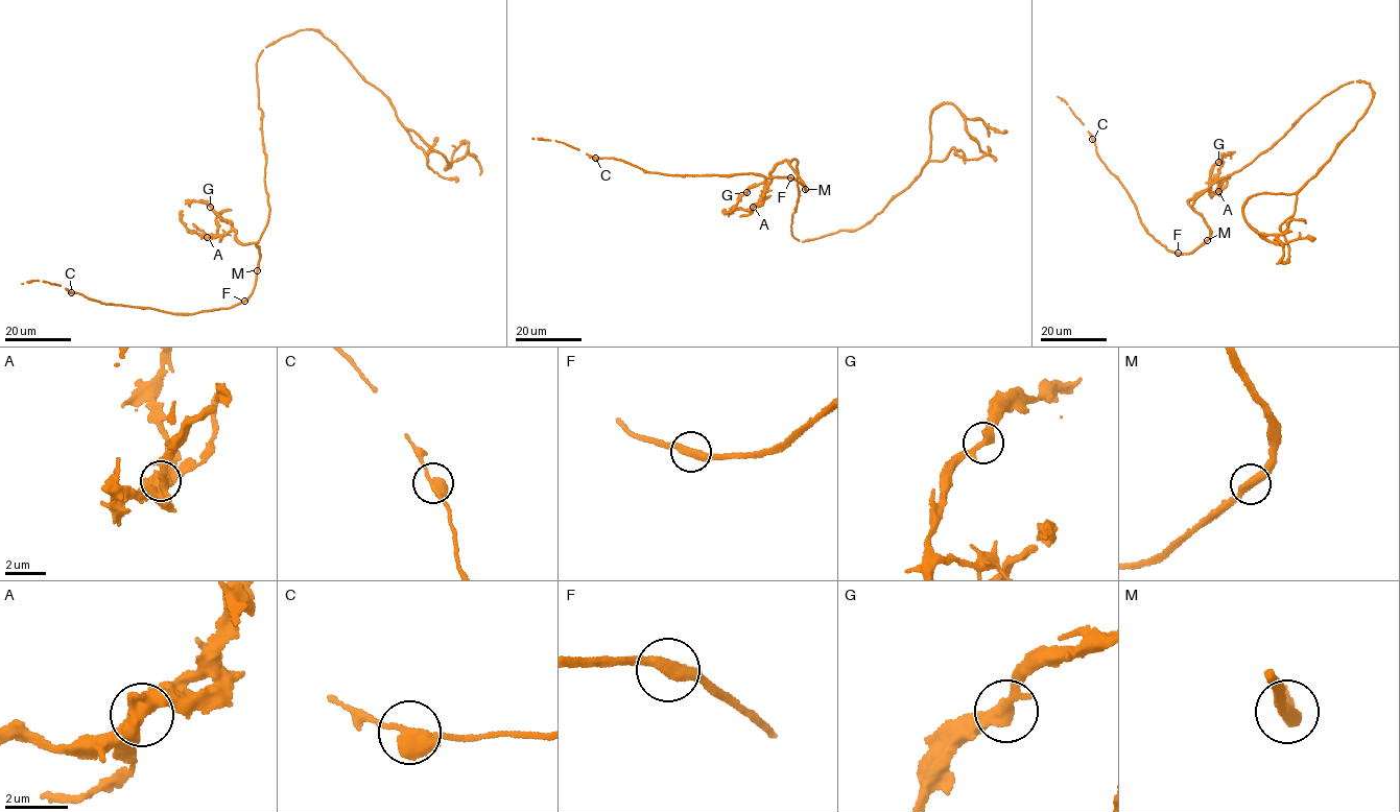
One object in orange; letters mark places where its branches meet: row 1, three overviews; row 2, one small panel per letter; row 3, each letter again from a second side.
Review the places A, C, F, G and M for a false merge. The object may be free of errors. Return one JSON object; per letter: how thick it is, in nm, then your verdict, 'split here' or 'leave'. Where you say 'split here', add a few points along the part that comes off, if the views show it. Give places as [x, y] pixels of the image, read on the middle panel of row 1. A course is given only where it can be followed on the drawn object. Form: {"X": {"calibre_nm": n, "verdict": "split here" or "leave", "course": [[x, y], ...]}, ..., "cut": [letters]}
{"A": {"calibre_nm": 600, "verdict": "split here", "course": [[754, 207], [760, 206], [760, 199], [759, 202], [770, 195]]}, "C": {"calibre_nm": 440, "verdict": "leave"}, "F": {"calibre_nm": 400, "verdict": "leave"}, "G": {"calibre_nm": 400, "verdict": "leave"}, "M": {"calibre_nm": 360, "verdict": "leave"}, "cut": ["A"]}

